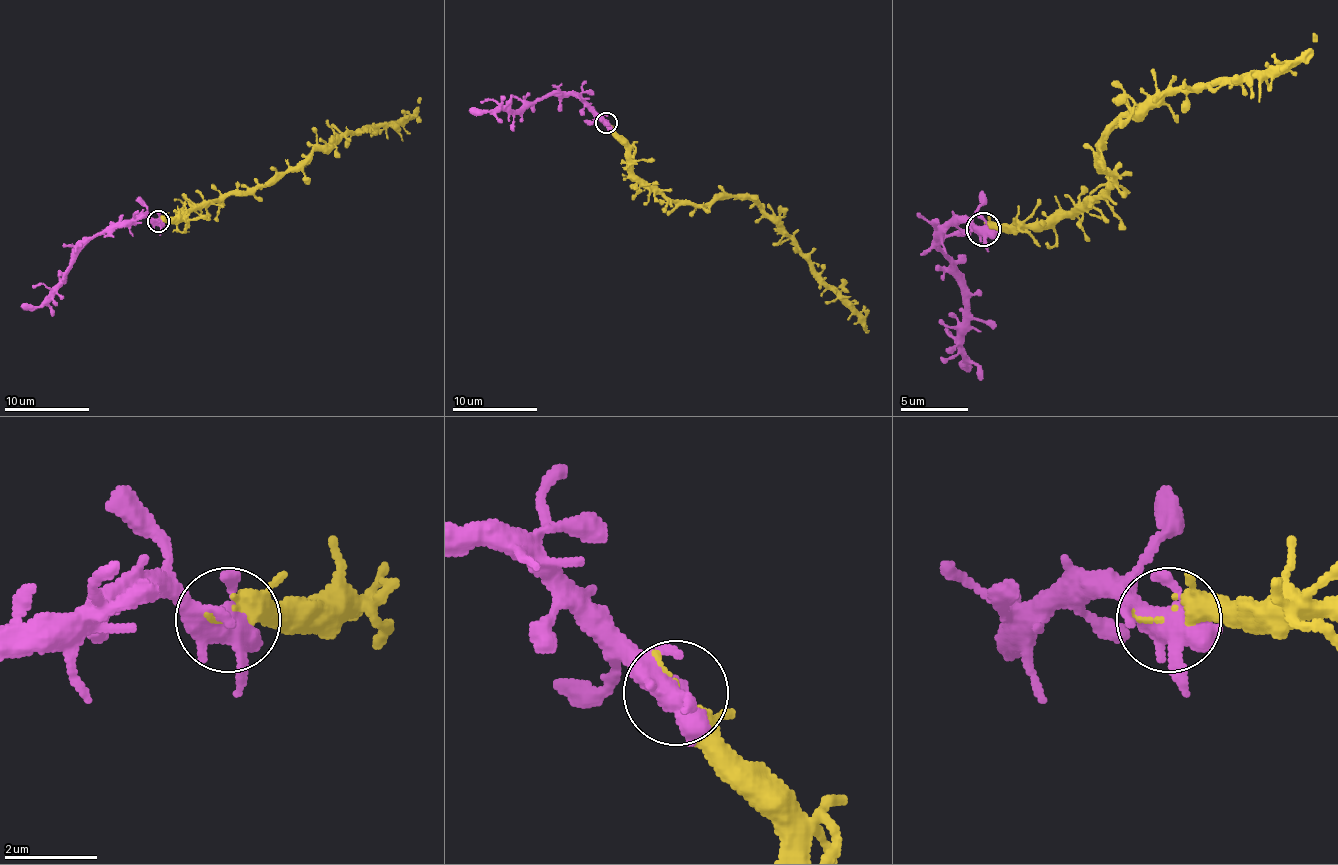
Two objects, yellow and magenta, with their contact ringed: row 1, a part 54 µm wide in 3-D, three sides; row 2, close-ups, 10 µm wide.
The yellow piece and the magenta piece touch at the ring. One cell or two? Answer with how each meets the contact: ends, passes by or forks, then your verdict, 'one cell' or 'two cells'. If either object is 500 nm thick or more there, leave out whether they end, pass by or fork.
yellow ends; magenta forks; one cell

